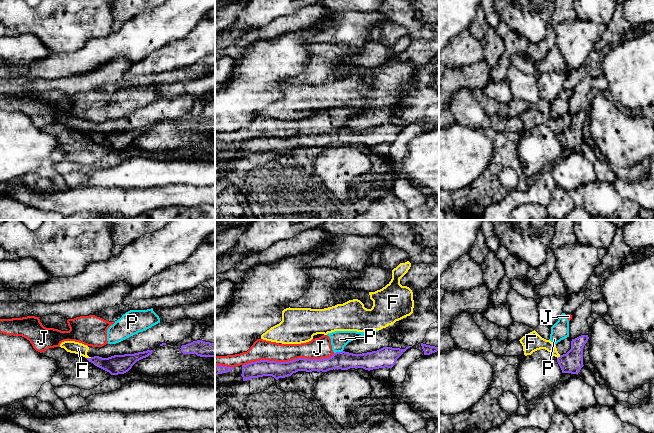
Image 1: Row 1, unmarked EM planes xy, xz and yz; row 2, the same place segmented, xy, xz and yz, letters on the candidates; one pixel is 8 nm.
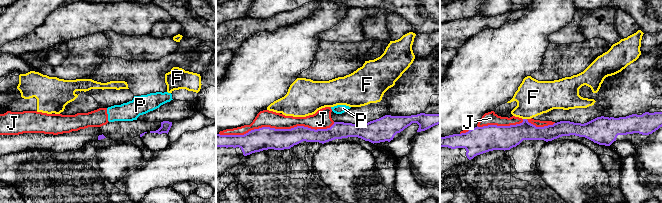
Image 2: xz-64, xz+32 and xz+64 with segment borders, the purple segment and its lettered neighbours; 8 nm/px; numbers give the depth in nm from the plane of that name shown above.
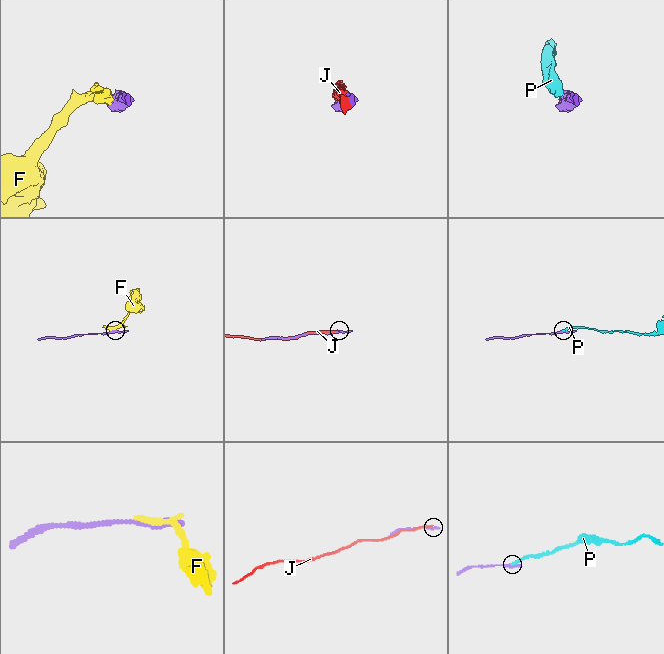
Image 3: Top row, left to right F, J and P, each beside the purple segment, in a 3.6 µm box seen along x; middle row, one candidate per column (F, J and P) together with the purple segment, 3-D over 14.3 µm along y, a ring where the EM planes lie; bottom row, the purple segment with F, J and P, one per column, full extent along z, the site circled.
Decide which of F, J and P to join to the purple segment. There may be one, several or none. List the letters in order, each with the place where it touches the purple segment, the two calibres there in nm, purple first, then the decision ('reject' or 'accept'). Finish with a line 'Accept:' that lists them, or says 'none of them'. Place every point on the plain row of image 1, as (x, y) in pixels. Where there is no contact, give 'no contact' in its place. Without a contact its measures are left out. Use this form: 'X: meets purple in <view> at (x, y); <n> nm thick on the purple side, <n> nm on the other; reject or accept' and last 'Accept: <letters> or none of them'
F: meets purple in xy at (88, 134); 160 nm thick on the purple side, 100 nm on the other; reject
J: meets purple in xz at (288, 137); 130 nm thick on the purple side, 160 nm on the other; reject
P: meets purple in xz at (338, 128); 150 nm thick on the purple side, 140 nm on the other; reject
Accept: none of them

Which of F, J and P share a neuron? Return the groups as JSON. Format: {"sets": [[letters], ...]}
{"sets": [["F"], ["J", "P"]]}

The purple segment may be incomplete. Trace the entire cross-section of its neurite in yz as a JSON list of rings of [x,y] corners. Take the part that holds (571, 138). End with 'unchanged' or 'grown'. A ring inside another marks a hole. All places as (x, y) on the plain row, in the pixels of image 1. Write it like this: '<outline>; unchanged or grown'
[[[581,111],[571,117],[571,125],[557,134],[562,149],[578,150],[583,141],[583,124],[588,117],[588,111]]]; unchanged

